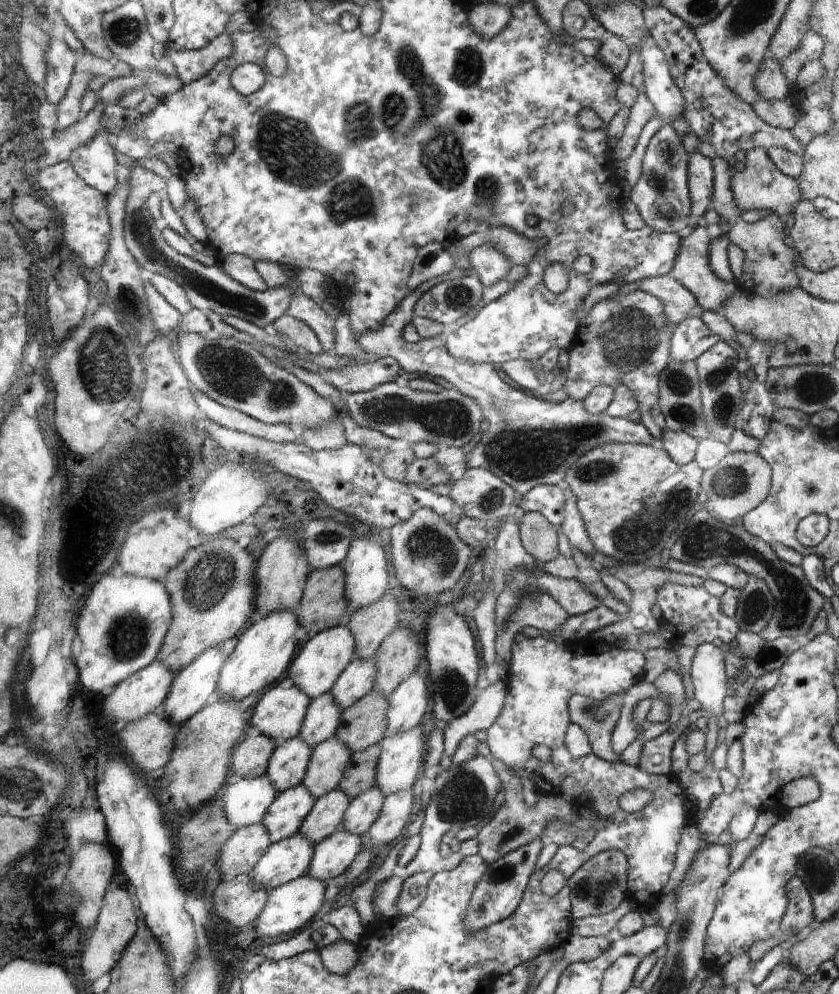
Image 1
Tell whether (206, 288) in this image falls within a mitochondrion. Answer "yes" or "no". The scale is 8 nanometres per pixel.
yes

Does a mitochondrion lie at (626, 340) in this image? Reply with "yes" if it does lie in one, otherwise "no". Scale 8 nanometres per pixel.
yes

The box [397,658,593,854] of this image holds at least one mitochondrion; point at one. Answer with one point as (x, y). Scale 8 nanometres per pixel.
(463, 795)

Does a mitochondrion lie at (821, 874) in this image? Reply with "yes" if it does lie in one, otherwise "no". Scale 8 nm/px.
yes

